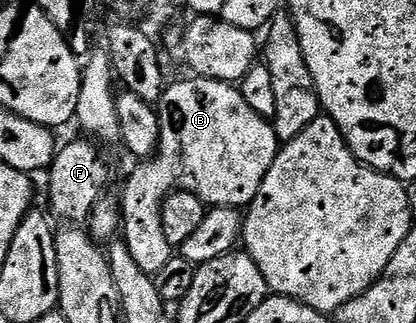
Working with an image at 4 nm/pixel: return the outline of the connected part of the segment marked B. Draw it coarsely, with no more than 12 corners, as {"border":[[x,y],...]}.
{"border":[[230,82],[158,103],[160,145],[124,182],[122,241],[155,276],[174,190],[258,196],[281,141]]}

